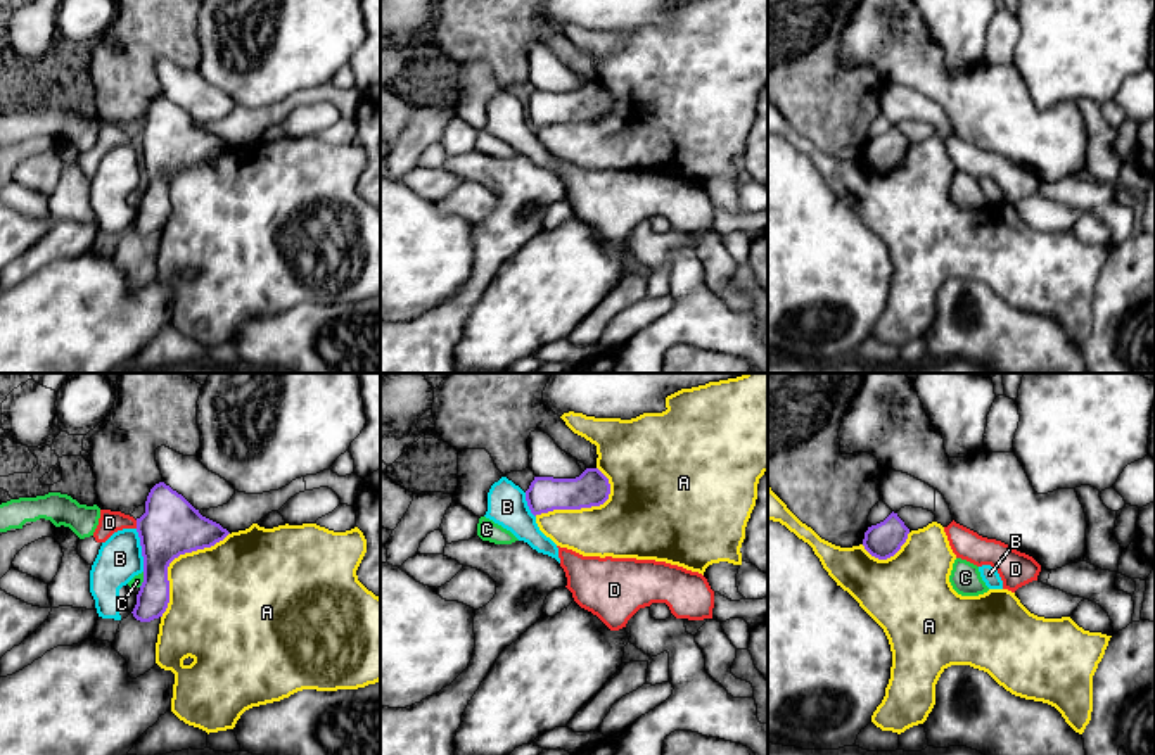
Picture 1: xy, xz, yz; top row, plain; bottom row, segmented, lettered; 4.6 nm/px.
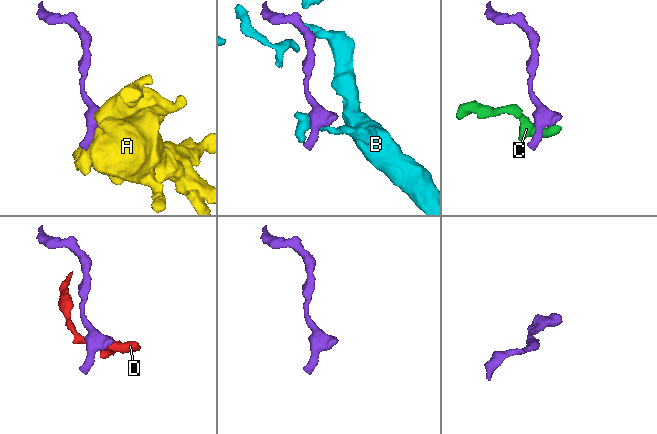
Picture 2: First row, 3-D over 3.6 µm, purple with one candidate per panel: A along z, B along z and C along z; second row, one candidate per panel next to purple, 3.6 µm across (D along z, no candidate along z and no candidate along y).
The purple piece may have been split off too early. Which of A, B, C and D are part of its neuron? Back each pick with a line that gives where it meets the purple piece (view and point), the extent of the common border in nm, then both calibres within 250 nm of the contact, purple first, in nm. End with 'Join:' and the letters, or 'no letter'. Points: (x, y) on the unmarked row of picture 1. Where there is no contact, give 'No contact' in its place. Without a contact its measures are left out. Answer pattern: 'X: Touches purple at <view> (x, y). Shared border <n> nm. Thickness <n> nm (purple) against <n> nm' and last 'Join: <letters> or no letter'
Join: no letter

